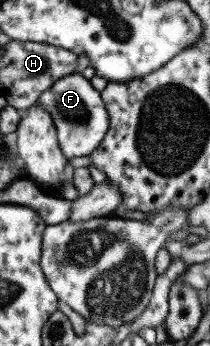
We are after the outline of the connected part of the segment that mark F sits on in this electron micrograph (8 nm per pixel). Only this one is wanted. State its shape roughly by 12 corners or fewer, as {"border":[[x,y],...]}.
{"border":[[89,79],[53,82],[47,110],[66,159],[93,152],[109,116]]}

